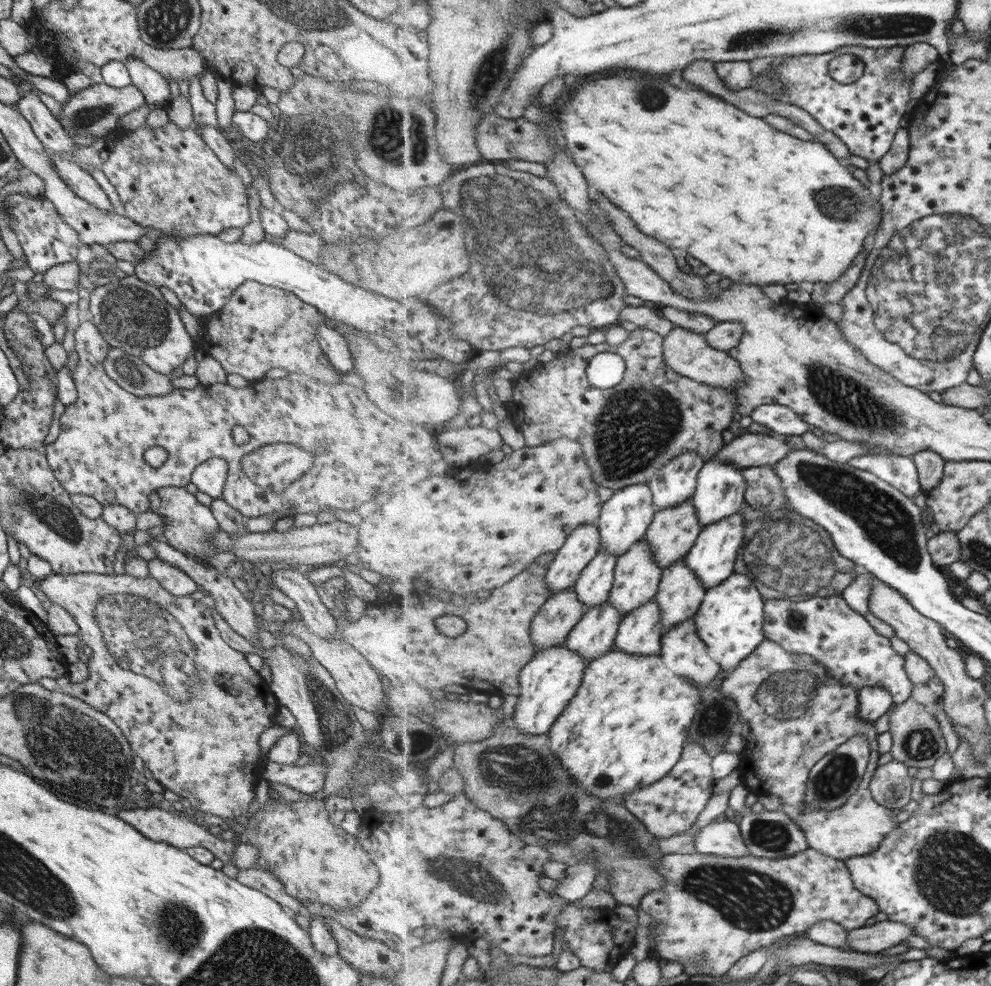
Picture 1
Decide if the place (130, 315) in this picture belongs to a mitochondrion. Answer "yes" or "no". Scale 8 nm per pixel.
yes

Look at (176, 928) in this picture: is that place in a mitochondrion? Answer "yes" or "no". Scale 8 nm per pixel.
yes

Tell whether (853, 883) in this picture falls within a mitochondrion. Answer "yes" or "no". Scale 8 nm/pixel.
no

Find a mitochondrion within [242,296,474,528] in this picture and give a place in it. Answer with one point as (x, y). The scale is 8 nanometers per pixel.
(405, 395)

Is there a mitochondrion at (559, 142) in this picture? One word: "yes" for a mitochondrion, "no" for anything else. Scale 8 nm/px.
no

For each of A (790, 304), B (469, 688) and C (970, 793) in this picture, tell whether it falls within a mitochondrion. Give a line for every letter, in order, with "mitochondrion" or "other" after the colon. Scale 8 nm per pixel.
A: other
B: other
C: other

